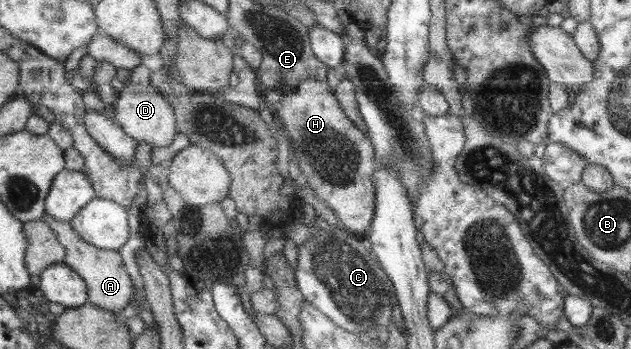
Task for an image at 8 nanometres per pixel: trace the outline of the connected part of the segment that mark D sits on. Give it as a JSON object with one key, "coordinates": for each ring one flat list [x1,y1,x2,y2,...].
{"coordinates":[[145,84,126,86,115,103,115,108,117,121,123,125,127,134,133,135,141,142,165,148,175,142,180,132,173,104,161,94,156,86]]}

